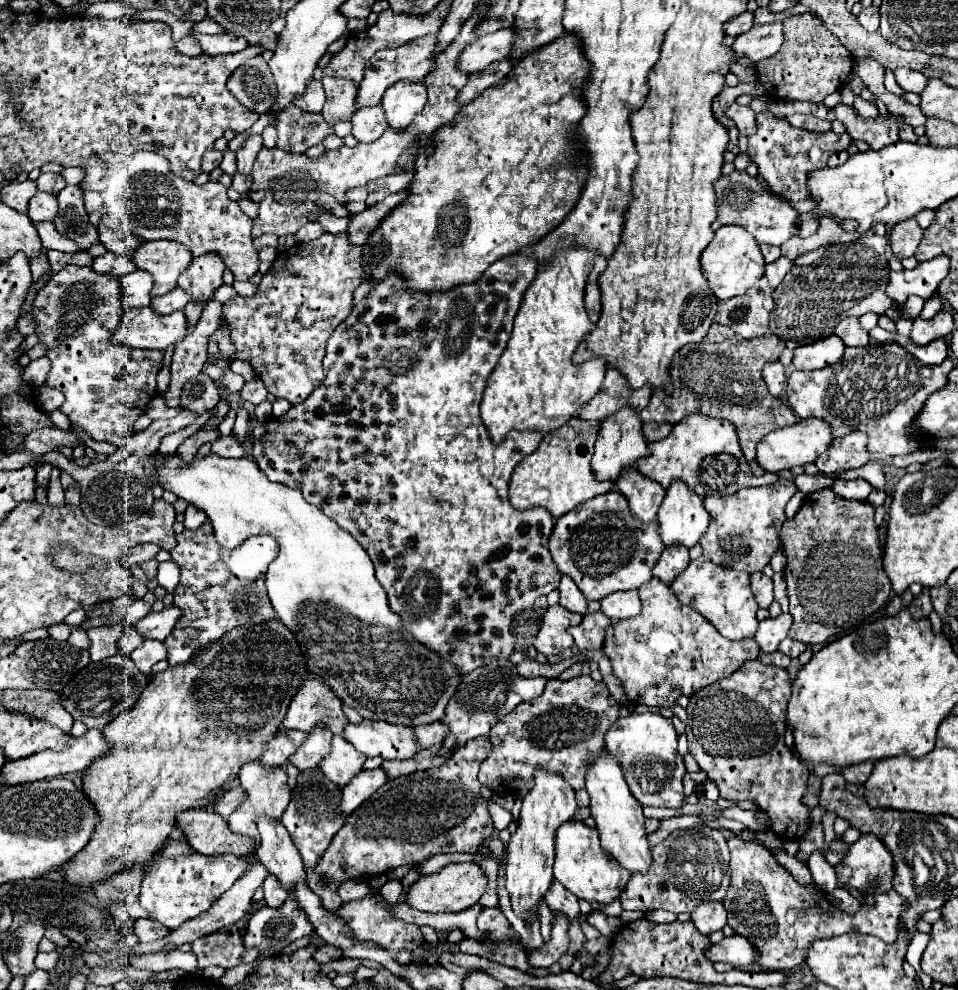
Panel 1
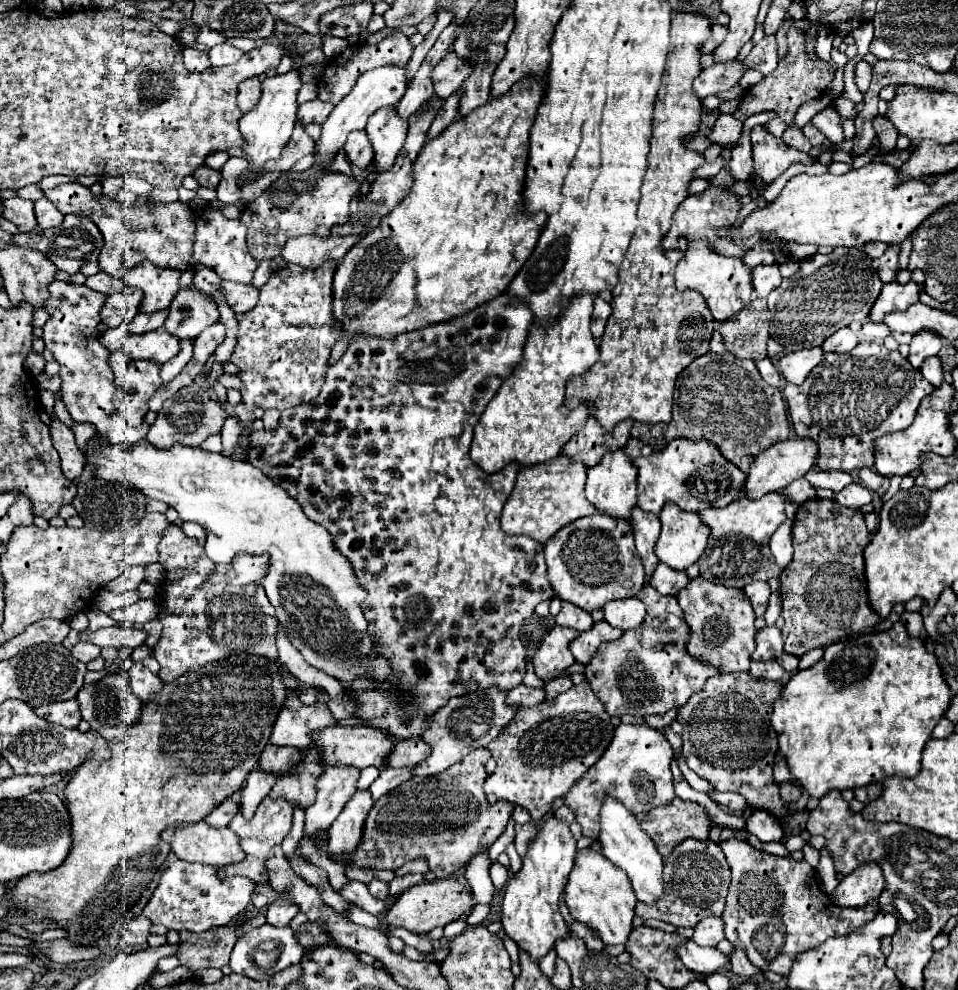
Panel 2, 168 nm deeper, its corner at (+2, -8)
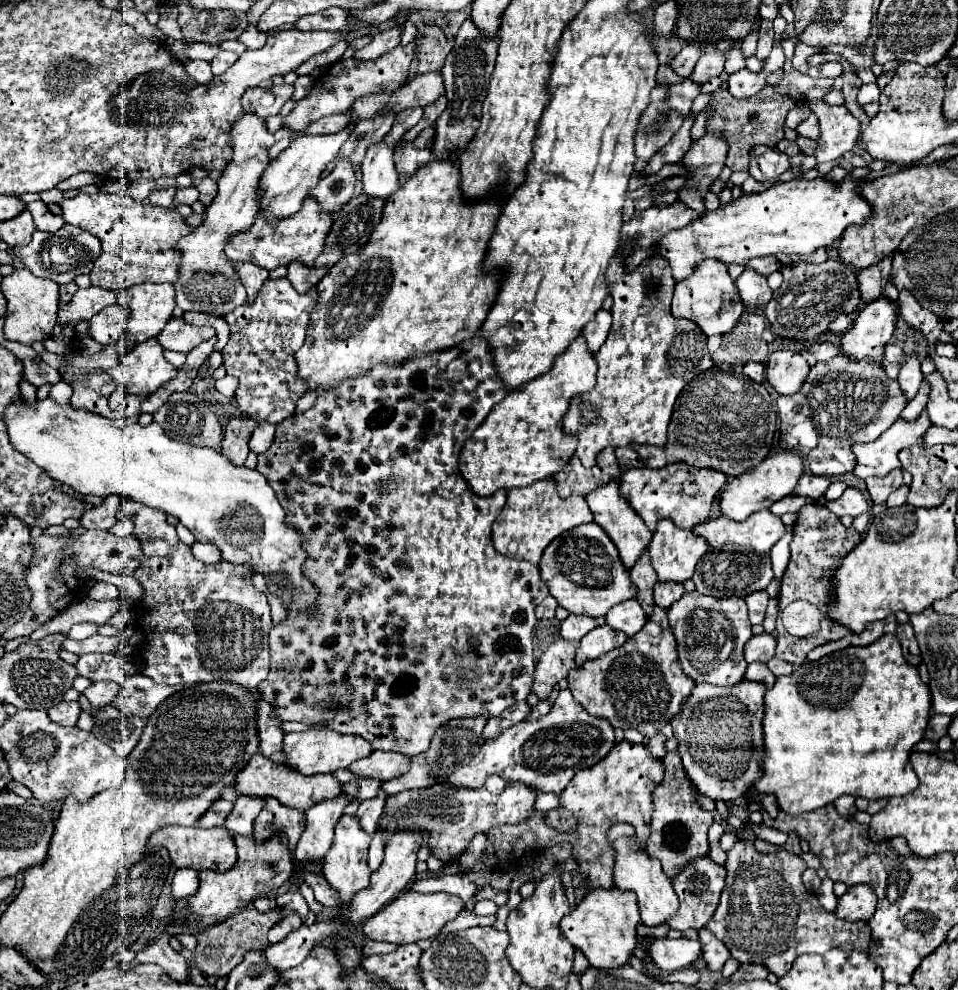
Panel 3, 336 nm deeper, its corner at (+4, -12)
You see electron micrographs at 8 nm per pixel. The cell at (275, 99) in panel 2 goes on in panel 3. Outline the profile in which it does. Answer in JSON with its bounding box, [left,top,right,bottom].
[172,113,274,319]

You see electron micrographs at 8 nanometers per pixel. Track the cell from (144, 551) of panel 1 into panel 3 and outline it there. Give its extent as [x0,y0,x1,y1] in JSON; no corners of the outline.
[88,581,120,601]

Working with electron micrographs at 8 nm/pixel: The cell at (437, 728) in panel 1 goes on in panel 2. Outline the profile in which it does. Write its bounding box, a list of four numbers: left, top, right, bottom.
[386,739,430,767]

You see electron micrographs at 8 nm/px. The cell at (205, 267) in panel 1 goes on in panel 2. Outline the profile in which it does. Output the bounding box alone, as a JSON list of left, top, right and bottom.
[164,287,218,339]

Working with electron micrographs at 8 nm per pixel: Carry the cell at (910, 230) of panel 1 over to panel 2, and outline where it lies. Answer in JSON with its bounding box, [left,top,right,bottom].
[874,245,900,283]

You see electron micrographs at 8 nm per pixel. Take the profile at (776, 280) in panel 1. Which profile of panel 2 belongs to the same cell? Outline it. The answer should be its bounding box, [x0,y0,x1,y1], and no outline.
[754,265,782,299]

